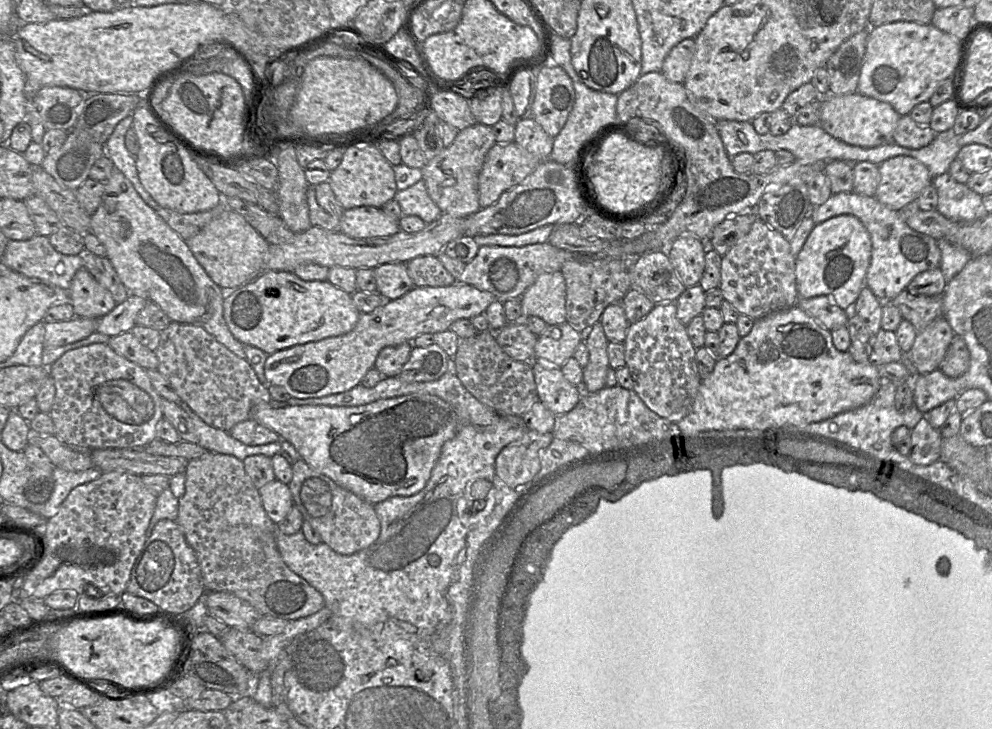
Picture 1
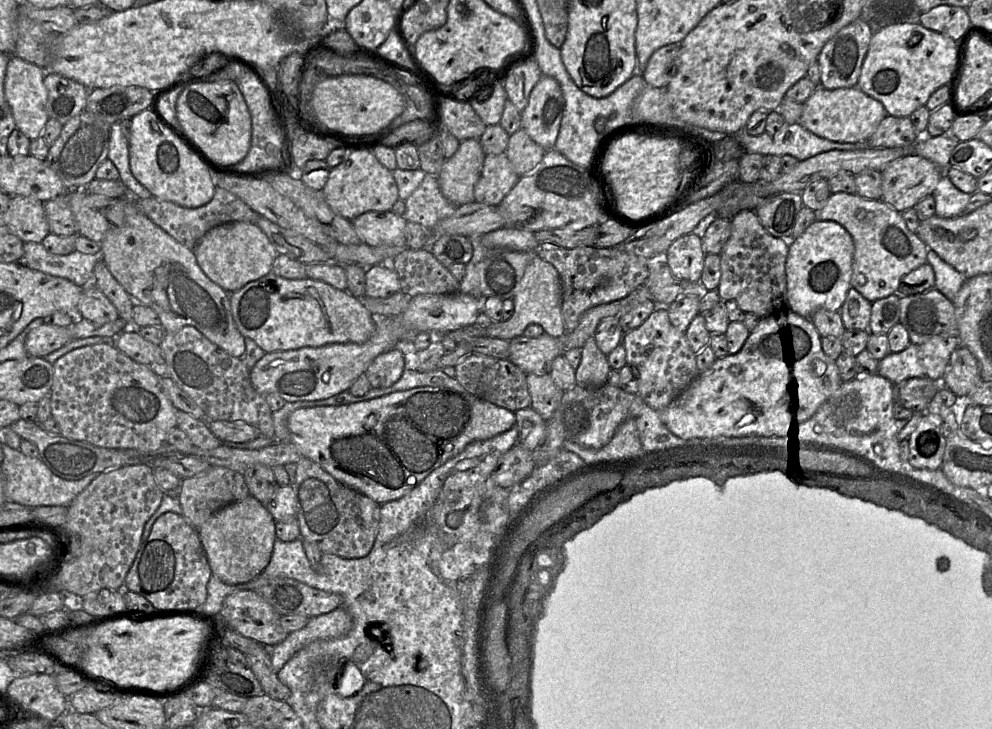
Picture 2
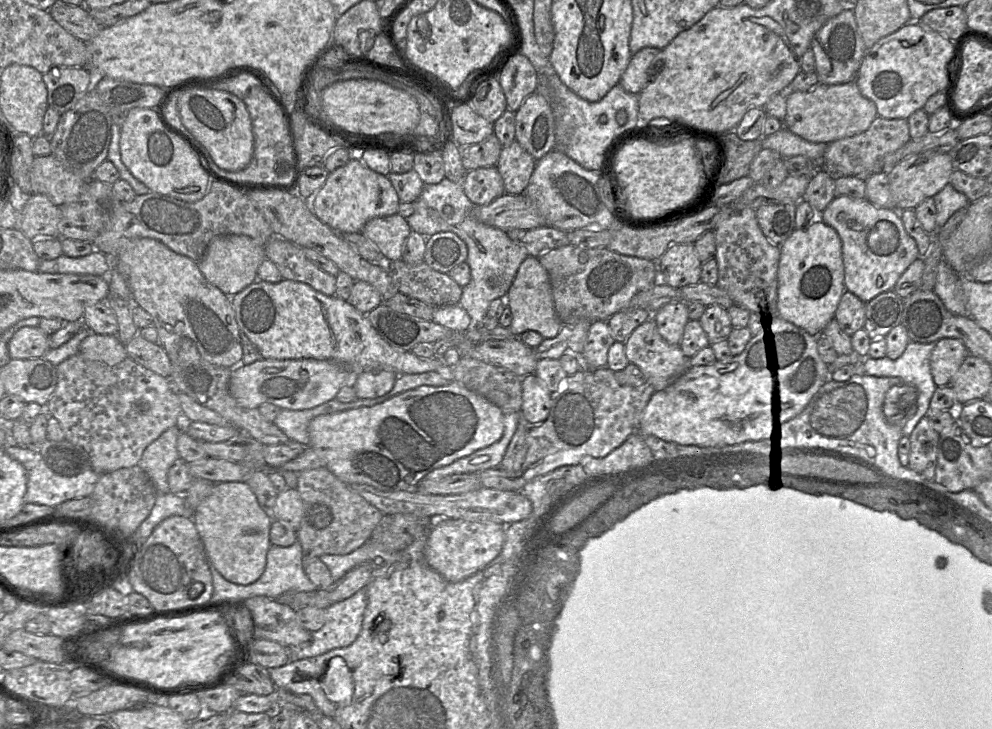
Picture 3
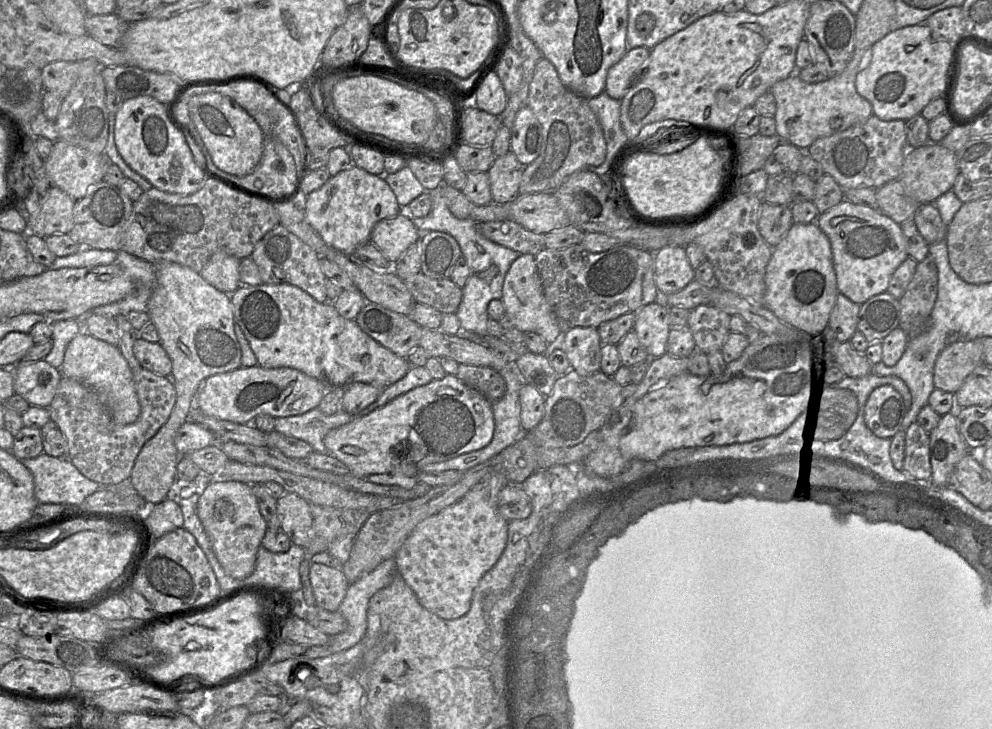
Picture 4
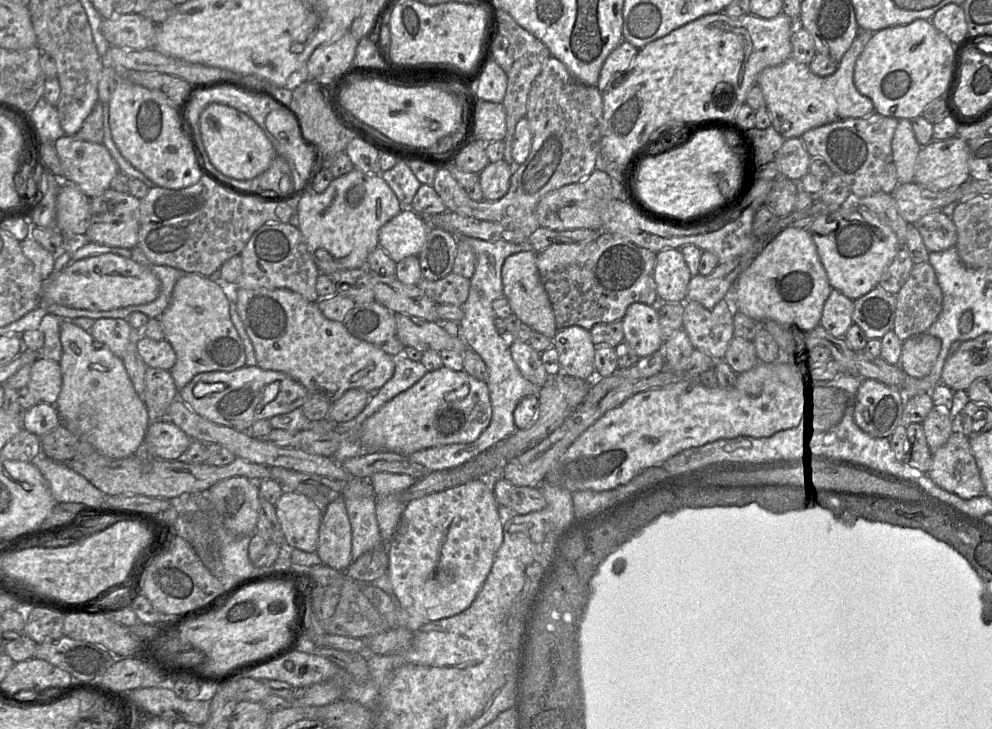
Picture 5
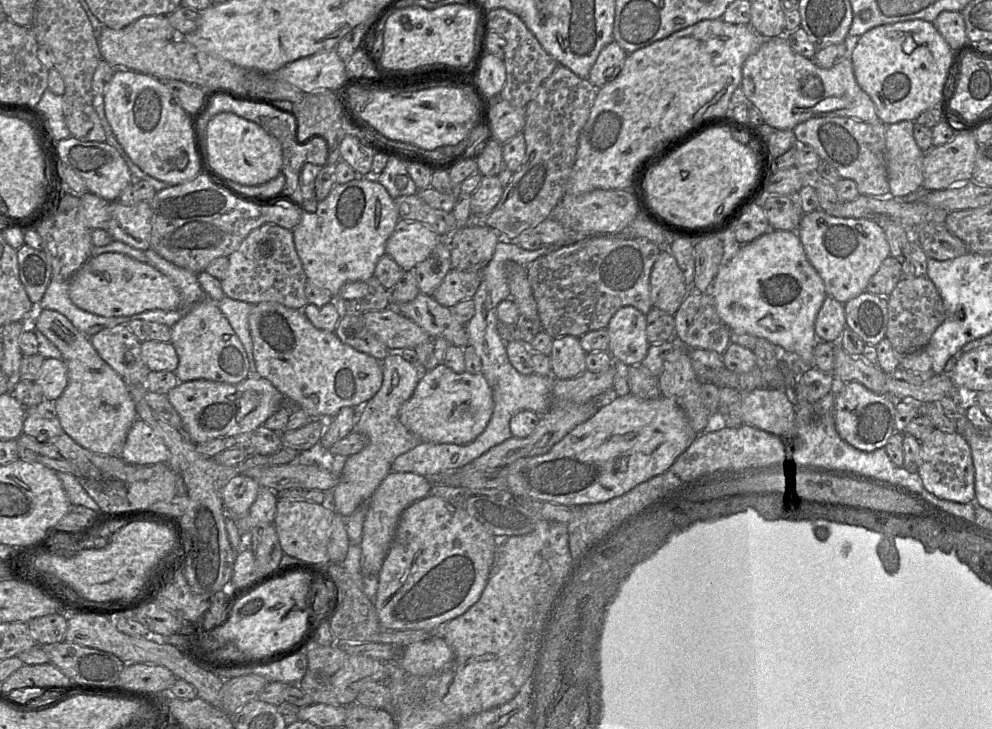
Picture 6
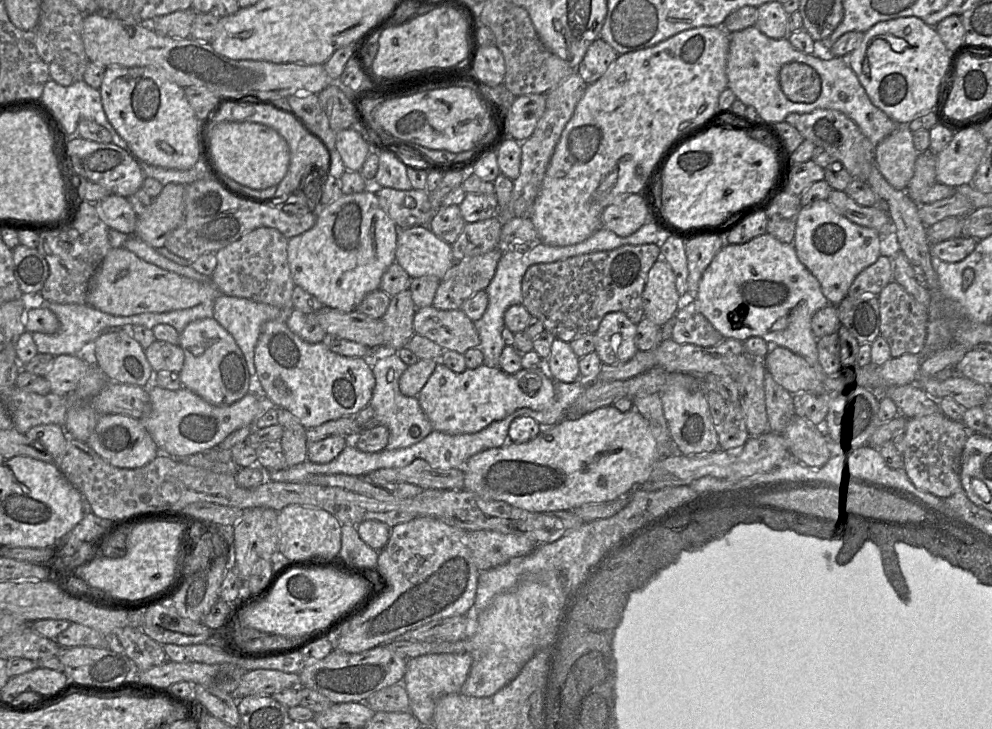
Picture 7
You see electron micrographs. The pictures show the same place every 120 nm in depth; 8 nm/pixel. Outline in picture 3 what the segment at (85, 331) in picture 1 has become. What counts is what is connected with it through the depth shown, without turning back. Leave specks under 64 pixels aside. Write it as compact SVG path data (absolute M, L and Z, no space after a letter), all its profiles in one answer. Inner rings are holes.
M23 327L8 343L10 359L41 358L49 350L49 336L39 327Z

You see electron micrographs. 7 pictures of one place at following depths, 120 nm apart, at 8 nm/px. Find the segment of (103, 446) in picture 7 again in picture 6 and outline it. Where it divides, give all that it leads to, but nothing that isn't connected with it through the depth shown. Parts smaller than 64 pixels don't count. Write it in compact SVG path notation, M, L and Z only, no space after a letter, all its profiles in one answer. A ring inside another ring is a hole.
M137 418L128 431L120 458L128 464L148 466L167 463L169 451L152 428Z

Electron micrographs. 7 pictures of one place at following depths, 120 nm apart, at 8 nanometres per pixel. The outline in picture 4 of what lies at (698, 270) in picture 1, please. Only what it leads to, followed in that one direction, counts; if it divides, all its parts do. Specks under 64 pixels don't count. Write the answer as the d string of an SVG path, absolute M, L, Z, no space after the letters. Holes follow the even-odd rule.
M665 246L654 253L655 283L660 299L678 292L695 278L695 270L686 255L685 247Z

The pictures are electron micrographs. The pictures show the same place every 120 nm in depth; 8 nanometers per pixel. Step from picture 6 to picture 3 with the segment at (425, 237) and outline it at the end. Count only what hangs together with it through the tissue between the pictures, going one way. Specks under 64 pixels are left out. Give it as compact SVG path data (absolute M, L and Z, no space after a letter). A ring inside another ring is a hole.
M396 213L369 220L361 232L373 242L385 264L401 259L405 241L411 231L407 220Z

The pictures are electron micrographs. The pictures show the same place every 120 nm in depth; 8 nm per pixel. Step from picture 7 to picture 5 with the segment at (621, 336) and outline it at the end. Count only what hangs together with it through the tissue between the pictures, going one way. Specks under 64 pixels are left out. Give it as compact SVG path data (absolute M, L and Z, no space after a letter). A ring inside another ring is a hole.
M643 303L631 304L621 320L624 341L643 358L662 348L664 339L661 334L657 306Z

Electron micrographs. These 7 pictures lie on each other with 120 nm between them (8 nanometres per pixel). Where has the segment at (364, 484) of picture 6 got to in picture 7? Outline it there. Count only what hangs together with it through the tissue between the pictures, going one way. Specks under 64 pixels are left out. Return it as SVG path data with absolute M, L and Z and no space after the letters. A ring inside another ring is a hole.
M375 354L375 360L373 360L373 365L371 367L374 378L375 378L375 386L373 389L373 393L372 393L372 397L370 399L369 405L372 407L373 411L374 411L374 416L373 416L374 419L379 423L380 426L385 426L389 431L389 440L388 440L385 450L395 450L395 449L406 448L408 446L414 445L414 444L420 442L422 439L424 439L428 434L430 434L433 431L433 427L432 427L430 421L428 420L428 418L426 417L426 415L424 414L423 410L421 409L417 397L405 396L399 390L399 386L398 386L399 378L402 375L402 373L407 369L407 367L408 367L408 365L406 365L400 359L398 354L393 354L391 356L379 358L379 359L376 359L376 354Z

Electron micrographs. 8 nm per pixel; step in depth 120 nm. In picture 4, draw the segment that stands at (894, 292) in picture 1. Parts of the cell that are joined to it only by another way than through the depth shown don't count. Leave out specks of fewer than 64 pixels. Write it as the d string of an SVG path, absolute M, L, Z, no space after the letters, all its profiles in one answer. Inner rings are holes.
M844 199L829 210L819 212L817 225L827 235L831 244L837 288L854 303L862 304L870 297L885 292L894 271L909 257L901 225L880 210L857 205Z

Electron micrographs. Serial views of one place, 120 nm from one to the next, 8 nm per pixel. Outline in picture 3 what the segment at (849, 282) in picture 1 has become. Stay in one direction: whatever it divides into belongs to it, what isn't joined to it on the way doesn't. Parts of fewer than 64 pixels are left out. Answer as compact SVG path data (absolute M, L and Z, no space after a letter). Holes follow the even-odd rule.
M814 222L795 229L779 248L781 320L793 323L811 335L819 335L834 317L840 297L846 290L841 239L833 227L824 222Z

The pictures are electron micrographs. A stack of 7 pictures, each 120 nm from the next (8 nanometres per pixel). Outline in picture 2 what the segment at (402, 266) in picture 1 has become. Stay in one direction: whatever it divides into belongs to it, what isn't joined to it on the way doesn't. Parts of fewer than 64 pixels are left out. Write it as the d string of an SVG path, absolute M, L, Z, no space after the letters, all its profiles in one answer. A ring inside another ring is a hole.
M377 264L366 268L365 295L388 298L401 291L398 275L390 264Z

